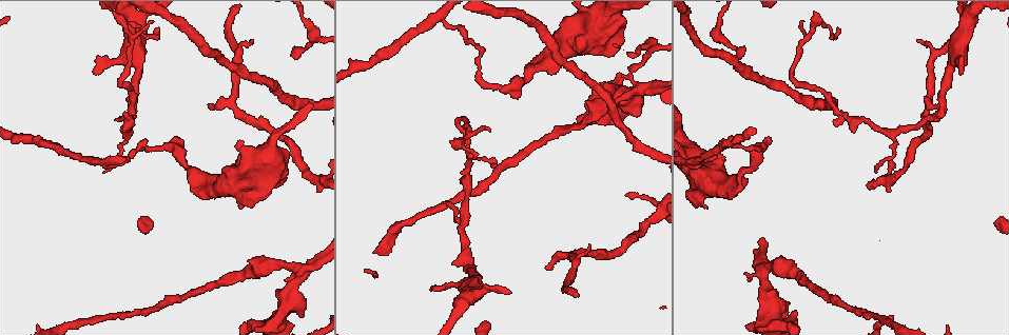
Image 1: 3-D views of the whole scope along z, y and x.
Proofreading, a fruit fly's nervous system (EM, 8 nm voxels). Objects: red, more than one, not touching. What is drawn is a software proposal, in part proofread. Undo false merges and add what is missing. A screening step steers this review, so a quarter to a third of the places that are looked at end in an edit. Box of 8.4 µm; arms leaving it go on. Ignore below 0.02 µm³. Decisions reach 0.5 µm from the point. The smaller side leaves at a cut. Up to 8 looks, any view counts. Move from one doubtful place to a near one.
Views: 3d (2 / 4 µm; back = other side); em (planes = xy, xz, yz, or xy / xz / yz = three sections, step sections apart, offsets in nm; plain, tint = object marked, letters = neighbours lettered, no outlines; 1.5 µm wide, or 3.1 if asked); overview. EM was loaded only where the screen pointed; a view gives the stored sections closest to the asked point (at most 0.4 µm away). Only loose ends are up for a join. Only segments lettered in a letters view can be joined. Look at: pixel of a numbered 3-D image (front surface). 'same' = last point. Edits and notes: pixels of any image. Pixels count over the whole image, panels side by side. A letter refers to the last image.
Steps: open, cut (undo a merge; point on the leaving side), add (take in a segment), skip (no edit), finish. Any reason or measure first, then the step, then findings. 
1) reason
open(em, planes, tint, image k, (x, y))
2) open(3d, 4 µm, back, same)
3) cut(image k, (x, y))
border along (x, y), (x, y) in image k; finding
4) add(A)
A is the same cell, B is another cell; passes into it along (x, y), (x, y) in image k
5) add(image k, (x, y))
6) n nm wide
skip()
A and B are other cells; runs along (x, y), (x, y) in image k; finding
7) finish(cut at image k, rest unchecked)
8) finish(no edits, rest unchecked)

open(em, yz, step 4, letters, image 1, (440, 19))

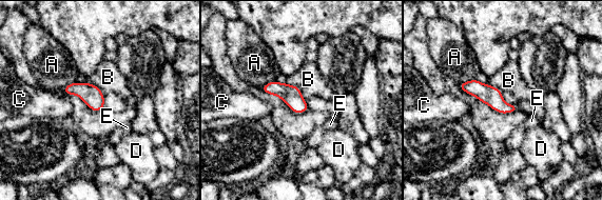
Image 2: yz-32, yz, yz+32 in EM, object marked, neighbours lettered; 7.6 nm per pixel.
skip()
A, B, C, D and E are other cells; border along (487, 83), (512, 104) in image 2; all the same neuron

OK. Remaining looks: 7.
calibre changes
open(3d, 2 µm, image 1, (762, 148))

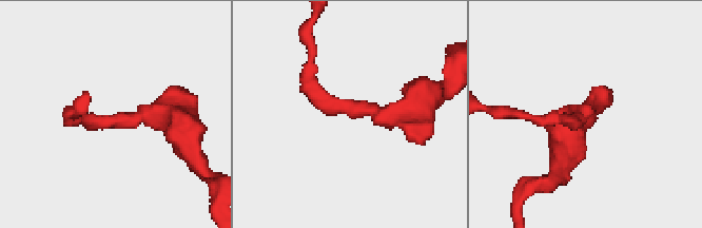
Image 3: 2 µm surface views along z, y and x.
shape alone is not enough
open(em, planes, plain, image 3, (115, 121))

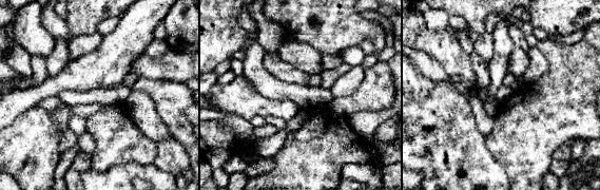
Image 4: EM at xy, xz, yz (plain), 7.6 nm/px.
open(em, planes, letters, same)

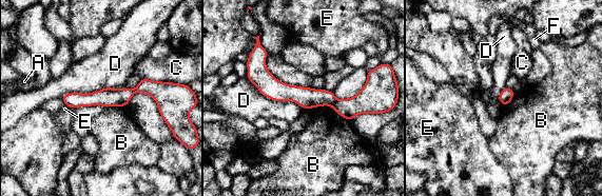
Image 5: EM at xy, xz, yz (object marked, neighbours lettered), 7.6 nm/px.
150 nm wide; D touches over 500 nm
cut(image 5, (307, 98))
A, B, C, D, E and F are other cells; two neurons meet here

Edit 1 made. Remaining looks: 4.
stops while still wide
open(3d, 4 µm, image 1, (697, 208))

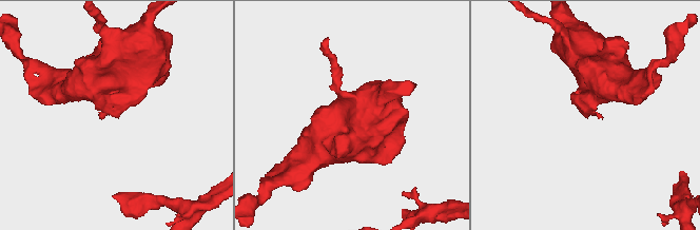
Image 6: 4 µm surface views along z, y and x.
open(em, xz, step 8, letters, image 6, (116, 115))

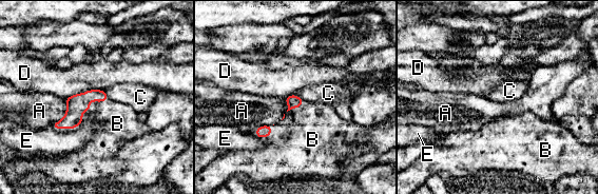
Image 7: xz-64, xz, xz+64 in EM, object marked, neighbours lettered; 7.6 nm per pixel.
another direction
open(em, xy, step 8, letters, same)

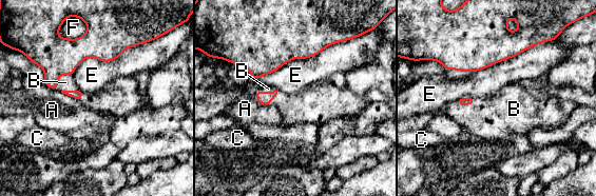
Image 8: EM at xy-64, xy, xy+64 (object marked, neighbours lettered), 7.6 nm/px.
E touches over 700 nm
add(image 8, (265, 89))
B is the same cell, A, C, E and F are other cells; the neuron continues

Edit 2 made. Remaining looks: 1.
finish(cut at image 5, add at image 8, rest unchecked)

